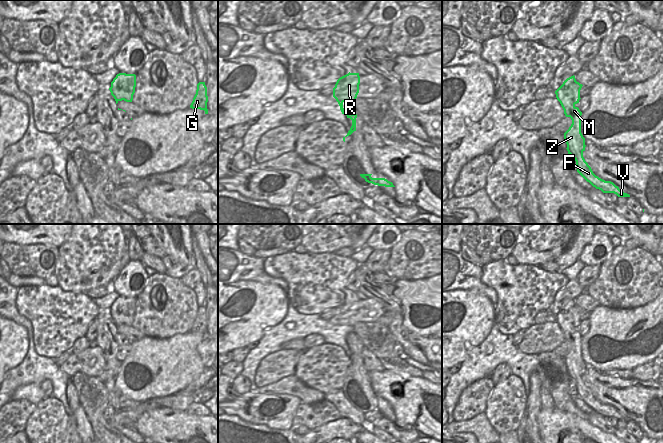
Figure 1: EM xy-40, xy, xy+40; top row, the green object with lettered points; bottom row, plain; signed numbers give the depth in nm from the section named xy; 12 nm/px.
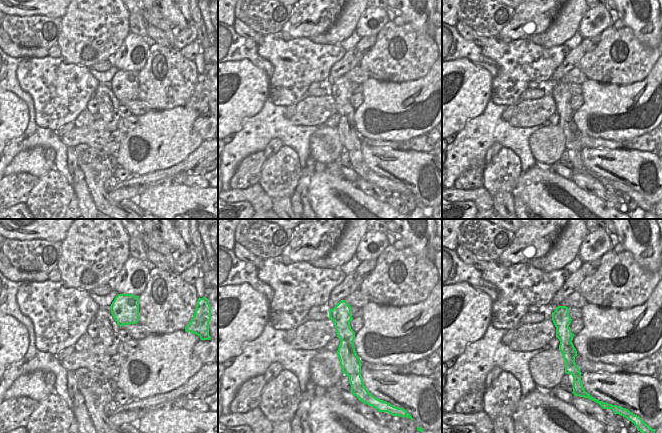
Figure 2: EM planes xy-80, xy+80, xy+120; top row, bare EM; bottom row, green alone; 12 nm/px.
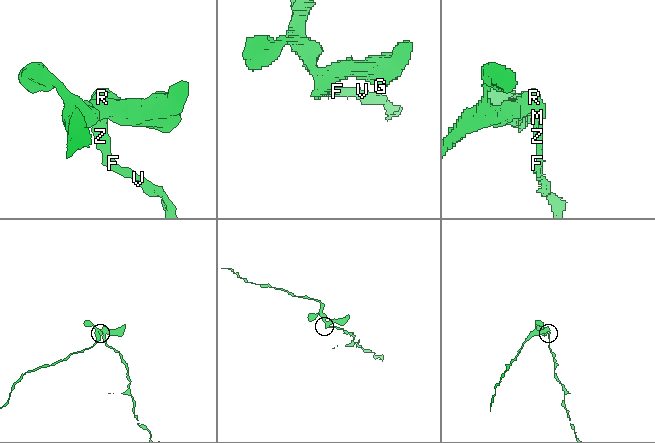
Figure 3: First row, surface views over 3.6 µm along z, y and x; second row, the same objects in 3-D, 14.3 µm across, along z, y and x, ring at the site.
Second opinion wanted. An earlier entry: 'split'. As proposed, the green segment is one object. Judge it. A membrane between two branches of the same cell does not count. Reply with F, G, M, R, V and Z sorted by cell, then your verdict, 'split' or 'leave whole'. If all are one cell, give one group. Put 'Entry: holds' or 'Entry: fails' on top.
Entry: holds
F M V Z / G R | split

